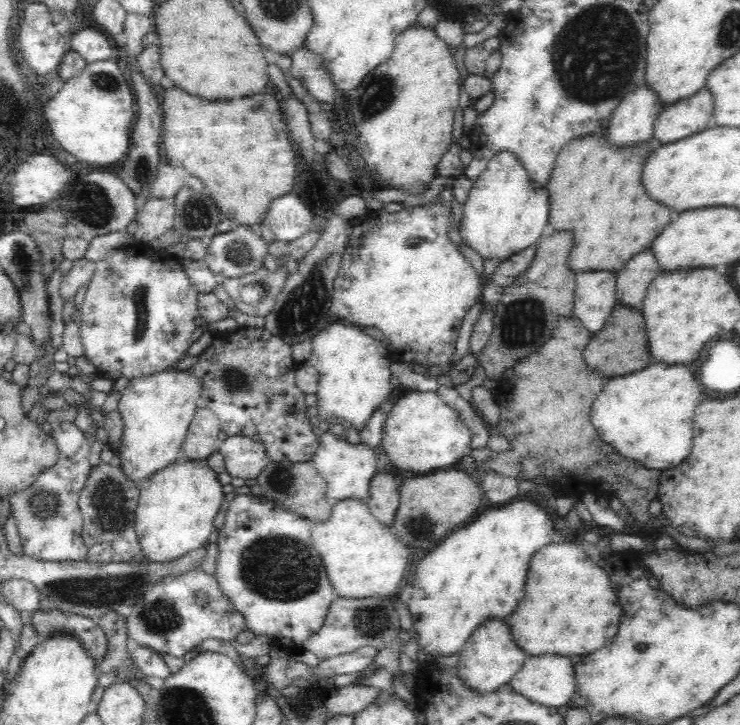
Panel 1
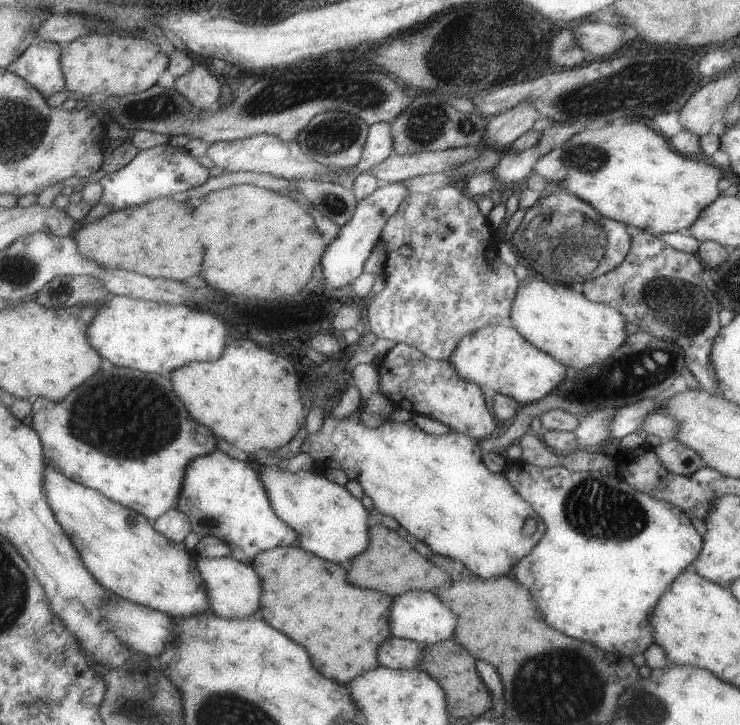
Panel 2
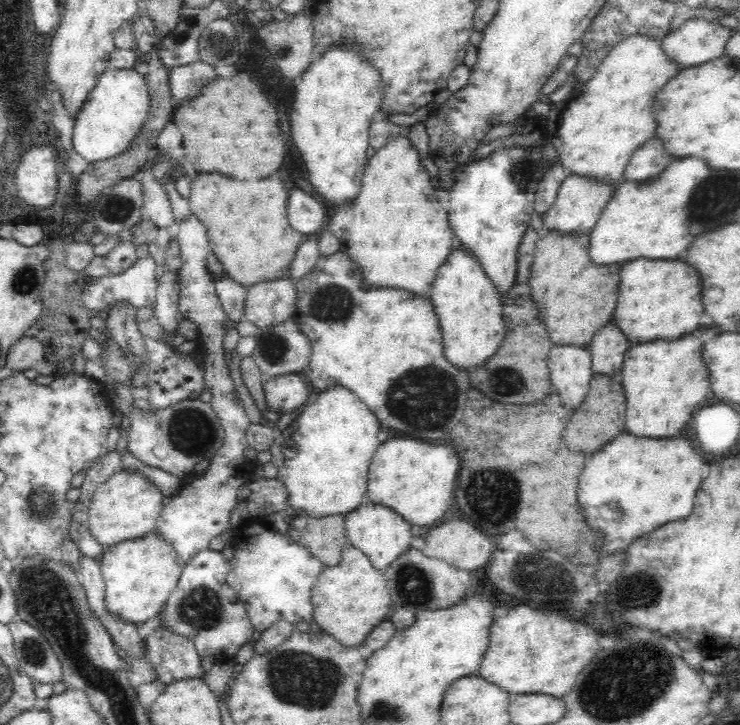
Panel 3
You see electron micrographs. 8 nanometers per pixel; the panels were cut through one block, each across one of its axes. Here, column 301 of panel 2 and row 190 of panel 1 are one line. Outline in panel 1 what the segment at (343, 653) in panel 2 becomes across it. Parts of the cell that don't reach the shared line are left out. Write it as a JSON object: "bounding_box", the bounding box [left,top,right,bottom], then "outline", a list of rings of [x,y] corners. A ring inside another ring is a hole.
{"bounding_box":[545,134,674,274],"outline":[[[602,134],[586,136],[586,140],[574,140],[574,144],[565,144],[562,152],[558,153],[558,160],[554,163],[550,180],[545,186],[550,205],[548,225],[555,231],[570,232],[574,238],[569,262],[566,264],[572,273],[608,271],[616,274],[626,263],[634,260],[634,256],[641,255],[652,244],[659,231],[671,221],[674,215],[670,209],[650,200],[640,183],[646,156],[654,145],[655,143],[651,143],[644,148],[632,148],[630,152],[614,152],[614,148],[610,148]]]}

